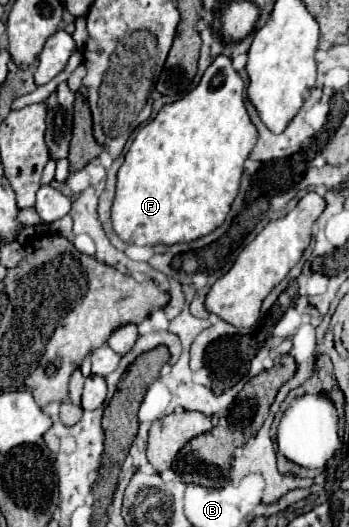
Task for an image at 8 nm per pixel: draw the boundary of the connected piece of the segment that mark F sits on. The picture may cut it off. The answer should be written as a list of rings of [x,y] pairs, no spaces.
[[[220,54],[206,68],[200,84],[194,90],[184,98],[166,104],[154,120],[146,122],[136,132],[134,142],[124,156],[124,164],[118,170],[116,198],[112,206],[112,224],[116,234],[128,244],[170,246],[178,242],[192,242],[214,232],[224,222],[230,204],[238,194],[244,162],[250,156],[256,140],[258,130],[250,122],[244,106],[244,82],[234,70],[232,60]]]

